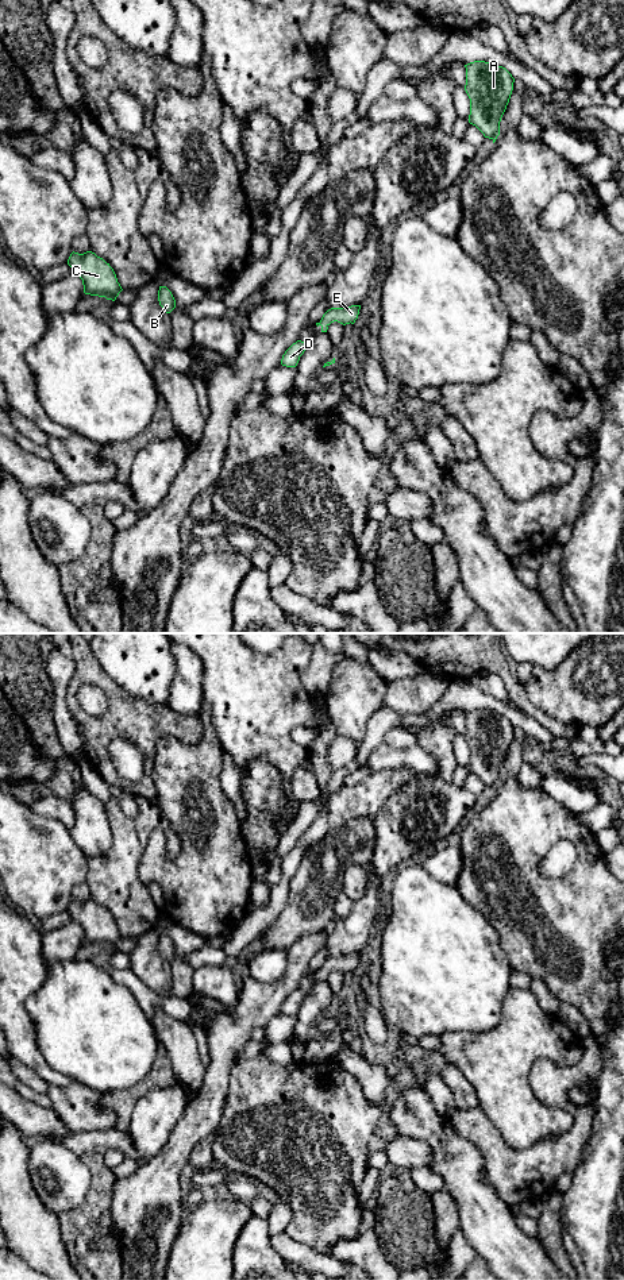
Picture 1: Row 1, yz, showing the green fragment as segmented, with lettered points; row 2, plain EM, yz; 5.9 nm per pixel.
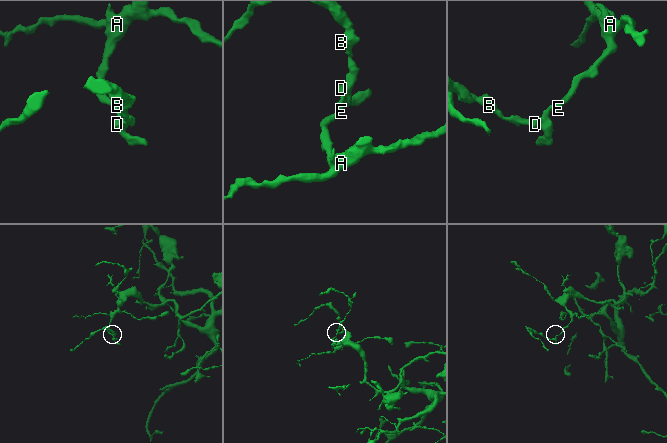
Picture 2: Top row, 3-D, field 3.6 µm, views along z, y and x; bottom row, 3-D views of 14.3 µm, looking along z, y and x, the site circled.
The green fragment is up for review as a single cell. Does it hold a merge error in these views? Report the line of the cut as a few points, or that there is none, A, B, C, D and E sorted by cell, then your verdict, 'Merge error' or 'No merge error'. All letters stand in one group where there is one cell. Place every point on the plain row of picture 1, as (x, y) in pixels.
No split. Groups: A B C D E. No merge error

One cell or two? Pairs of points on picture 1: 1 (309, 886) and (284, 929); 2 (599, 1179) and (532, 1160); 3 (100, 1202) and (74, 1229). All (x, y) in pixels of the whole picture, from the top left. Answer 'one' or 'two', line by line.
1: one
2: two
3: one

